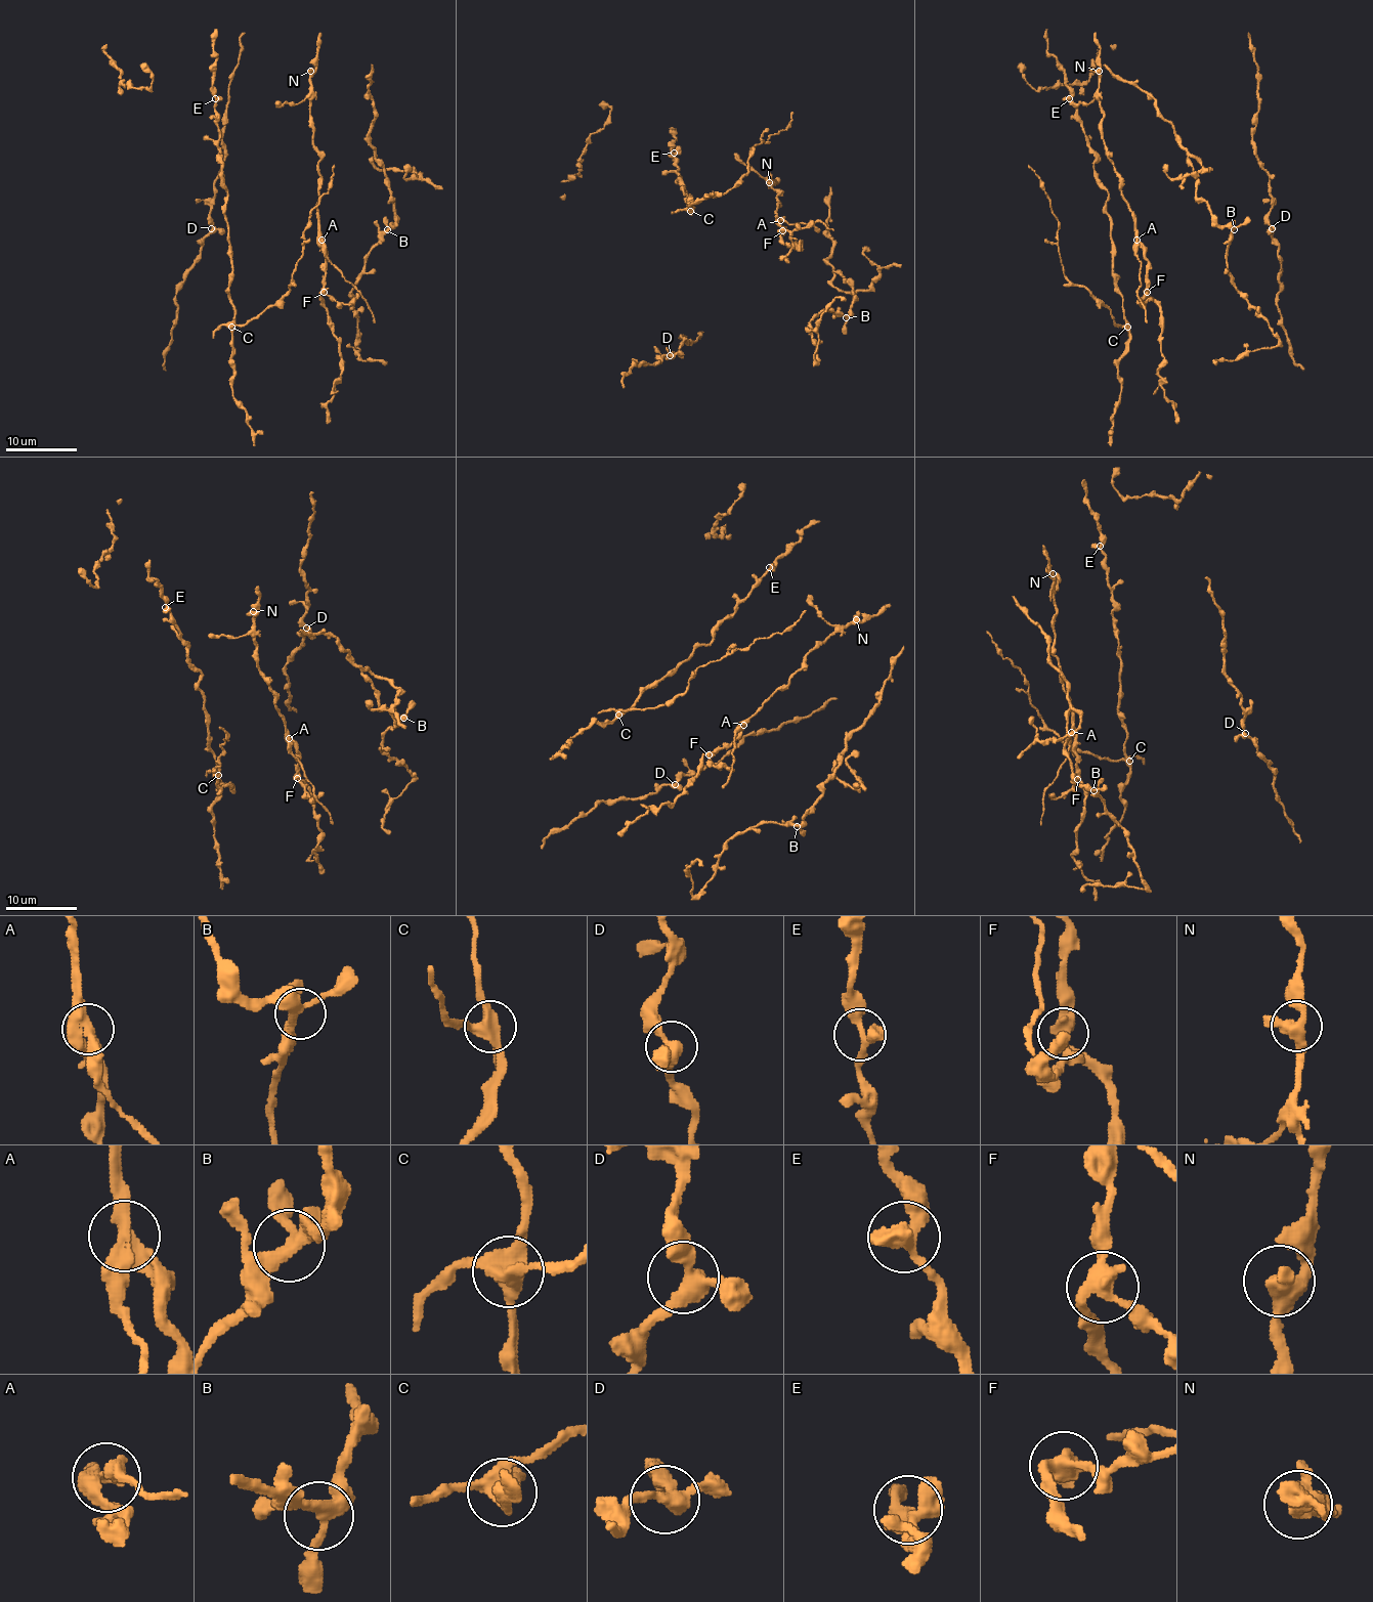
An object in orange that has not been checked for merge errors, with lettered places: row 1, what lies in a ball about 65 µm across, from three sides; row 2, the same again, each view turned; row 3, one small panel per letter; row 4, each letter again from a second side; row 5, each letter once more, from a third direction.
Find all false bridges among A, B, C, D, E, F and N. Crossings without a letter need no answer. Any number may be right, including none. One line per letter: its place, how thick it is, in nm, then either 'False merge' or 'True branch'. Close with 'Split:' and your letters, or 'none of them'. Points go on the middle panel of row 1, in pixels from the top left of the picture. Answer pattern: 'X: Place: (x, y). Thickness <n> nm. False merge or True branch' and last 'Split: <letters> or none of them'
A: Place: (780, 220). Thickness 420 nm. False merge
B: Place: (846, 317). Thickness 360 nm. True branch
C: Place: (690, 211). Thickness 480 nm. False merge
D: Place: (670, 355). Thickness 360 nm. True branch
E: Place: (674, 153). Thickness 360 nm. True branch
F: Place: (782, 230). Thickness 380 nm. True branch
N: Place: (769, 182). Thickness 420 nm. True branch
Split: A, C

